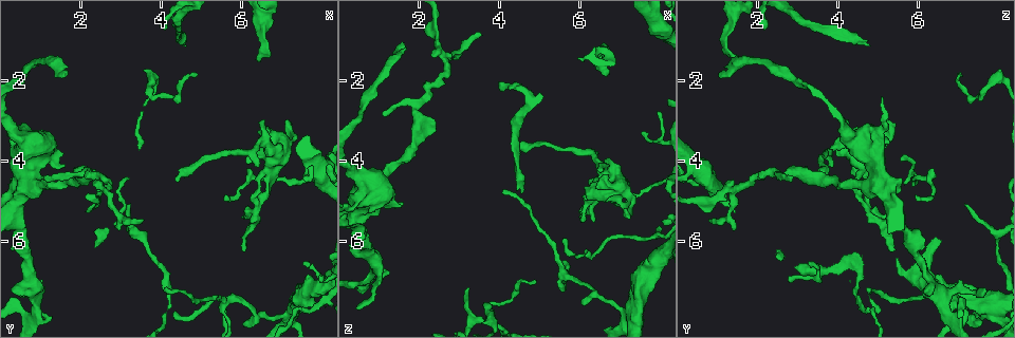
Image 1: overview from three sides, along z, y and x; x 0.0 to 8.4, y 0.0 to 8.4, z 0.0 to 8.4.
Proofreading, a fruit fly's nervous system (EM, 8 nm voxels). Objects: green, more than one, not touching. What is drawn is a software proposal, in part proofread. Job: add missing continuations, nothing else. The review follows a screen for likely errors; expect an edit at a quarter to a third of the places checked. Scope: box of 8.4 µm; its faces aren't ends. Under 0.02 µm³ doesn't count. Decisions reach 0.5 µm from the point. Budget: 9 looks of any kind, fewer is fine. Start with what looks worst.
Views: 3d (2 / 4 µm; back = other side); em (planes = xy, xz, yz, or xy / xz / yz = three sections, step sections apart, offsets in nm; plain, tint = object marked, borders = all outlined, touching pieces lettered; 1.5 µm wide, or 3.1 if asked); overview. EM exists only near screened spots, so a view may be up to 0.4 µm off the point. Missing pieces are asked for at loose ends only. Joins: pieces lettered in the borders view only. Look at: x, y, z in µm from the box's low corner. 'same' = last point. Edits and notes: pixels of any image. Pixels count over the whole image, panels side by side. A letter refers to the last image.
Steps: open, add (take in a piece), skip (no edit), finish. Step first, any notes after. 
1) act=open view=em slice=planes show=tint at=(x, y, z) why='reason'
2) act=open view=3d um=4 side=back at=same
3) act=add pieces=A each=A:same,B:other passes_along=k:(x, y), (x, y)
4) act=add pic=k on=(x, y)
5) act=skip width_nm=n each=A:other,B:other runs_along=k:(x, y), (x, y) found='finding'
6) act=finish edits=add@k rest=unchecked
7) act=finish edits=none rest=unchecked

act=open view=3d um=2 side=back at=(1.65, 1.90, 1.10) why='end of a long branch'

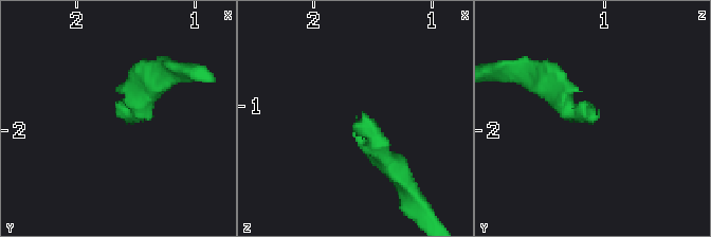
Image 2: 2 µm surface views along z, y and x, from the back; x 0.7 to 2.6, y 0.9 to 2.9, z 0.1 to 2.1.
act=open view=em slice=planes show=tint at=(1.60, 1.88, 1.08) why='need the tissue'

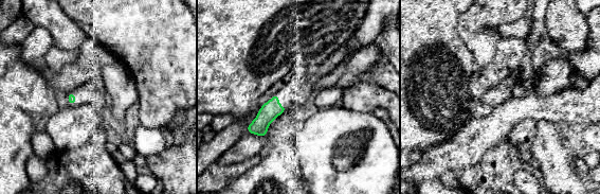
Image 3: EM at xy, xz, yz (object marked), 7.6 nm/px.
act=open view=em slice=planes show=borders at=same

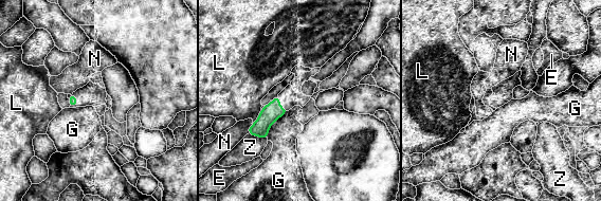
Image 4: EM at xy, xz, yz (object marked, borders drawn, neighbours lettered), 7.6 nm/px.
act=skip each=E:other,G:other,L:other,N:other,Z:other border=4:(289, 110), (271, 126), (267, 138) found='none of them fits'

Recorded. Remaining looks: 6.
act=open view=em slice=xz step=8 show=borders at=(4.15, 0.70, 2.25) why='free end'

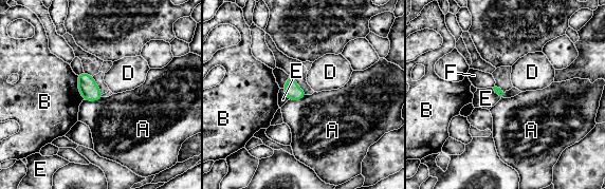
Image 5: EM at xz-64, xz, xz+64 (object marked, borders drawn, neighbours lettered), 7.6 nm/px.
act=open view=em slice=planes show=borders at=same

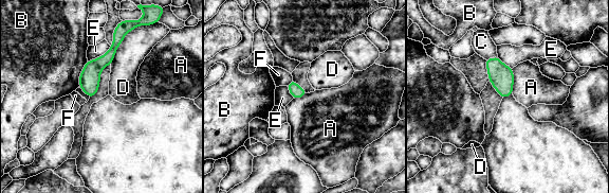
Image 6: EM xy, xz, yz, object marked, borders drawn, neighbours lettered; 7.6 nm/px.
act=skip longest_contact=D:320nm each=A:other,B:other,C:other,D:other,E:other,F:other runs_along=6:(121, 34), (91, 72), (90, 93) found='no lettered piece goes on from it'

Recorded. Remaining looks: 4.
act=open view=3d um=2 at=(6.15, 4.05, 4.65) why='free end'

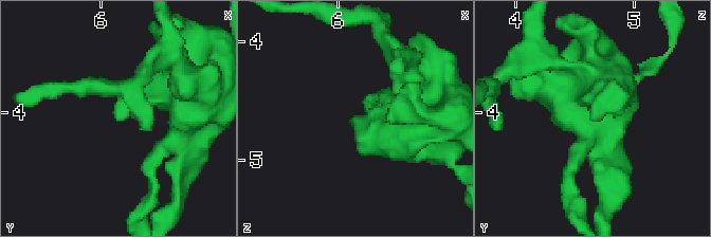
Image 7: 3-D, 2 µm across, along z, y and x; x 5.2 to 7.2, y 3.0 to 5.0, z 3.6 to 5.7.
act=open view=em slice=planes show=borders at=(6.12, 4.08, 4.64)

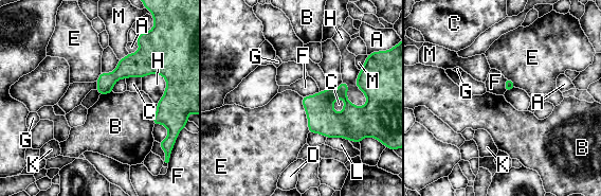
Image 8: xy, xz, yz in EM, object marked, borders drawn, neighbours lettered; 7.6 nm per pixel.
act=skip each=A:other,B:other,C:other,D:other,E:other,F:other,G:other,H:other,K:other,L:other,M:other border=8:(112, 91), (99, 95) found='no lettered piece goes on from it'

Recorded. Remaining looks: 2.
act=finish edits=none rest=unchecked

